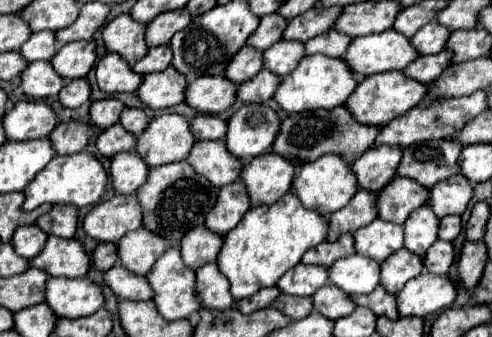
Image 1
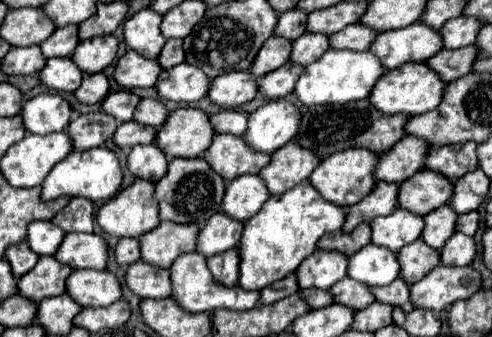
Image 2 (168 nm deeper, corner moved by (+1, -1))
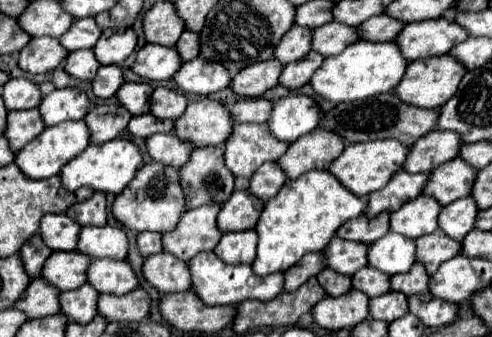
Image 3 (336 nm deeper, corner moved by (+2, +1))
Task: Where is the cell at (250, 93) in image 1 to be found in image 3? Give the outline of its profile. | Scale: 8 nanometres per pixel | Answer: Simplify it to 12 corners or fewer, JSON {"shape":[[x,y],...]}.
{"shape":[[309,52],[285,64],[279,82],[289,90],[309,84],[325,56]]}

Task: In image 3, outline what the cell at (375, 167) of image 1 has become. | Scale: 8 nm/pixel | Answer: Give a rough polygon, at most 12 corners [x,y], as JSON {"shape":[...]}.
{"shape":[[433,130],[411,146],[403,168],[429,174],[457,158],[459,134]]}

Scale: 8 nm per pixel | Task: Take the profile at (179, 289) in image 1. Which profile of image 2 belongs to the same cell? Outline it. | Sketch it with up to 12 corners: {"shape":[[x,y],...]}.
{"shape":[[198,252],[170,266],[172,298],[186,312],[250,310],[258,292],[216,284]]}

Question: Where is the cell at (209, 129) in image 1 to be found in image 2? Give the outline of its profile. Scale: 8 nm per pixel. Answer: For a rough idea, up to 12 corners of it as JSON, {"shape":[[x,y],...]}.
{"shape":[[222,110],[210,116],[216,134],[246,132],[246,112]]}

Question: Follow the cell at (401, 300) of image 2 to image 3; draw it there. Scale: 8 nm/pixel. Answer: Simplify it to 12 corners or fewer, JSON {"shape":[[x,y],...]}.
{"shape":[[421,262],[391,278],[391,290],[431,300],[429,274]]}

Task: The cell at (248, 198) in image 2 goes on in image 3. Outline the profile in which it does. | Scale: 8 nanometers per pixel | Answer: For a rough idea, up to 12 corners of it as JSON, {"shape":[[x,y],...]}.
{"shape":[[265,162],[253,174],[249,190],[269,200],[287,176],[277,162]]}

